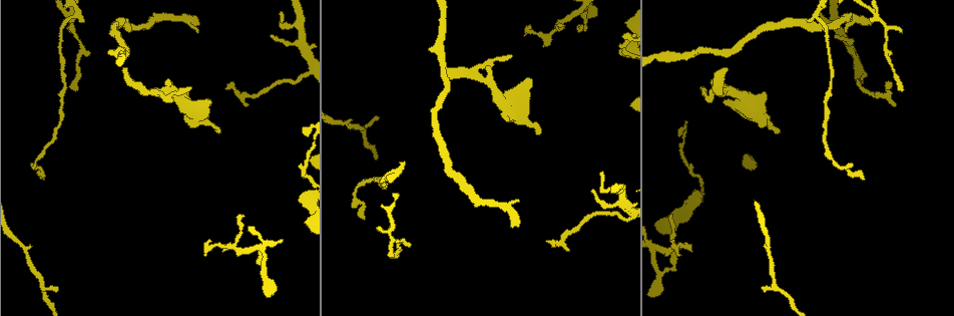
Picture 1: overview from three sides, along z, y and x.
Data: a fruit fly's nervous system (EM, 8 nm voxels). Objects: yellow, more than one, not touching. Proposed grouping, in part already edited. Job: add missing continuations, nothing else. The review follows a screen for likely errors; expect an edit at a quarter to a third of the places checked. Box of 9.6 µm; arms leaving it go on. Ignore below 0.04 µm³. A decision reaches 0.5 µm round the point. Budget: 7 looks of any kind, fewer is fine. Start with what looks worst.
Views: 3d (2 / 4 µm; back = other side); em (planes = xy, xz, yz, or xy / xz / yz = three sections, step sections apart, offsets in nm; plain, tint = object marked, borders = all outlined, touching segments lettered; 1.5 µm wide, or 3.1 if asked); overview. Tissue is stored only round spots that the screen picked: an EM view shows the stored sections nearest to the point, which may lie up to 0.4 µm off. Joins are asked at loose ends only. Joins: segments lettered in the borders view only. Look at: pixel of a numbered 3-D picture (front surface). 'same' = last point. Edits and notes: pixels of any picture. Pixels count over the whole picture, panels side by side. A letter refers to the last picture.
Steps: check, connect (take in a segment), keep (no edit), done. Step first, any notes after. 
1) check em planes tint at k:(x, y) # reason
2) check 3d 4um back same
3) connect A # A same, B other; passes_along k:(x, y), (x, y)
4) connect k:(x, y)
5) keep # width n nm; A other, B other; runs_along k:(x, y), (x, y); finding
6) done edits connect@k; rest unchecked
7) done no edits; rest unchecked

check em xy step 8 tint at 1:(564, 26)

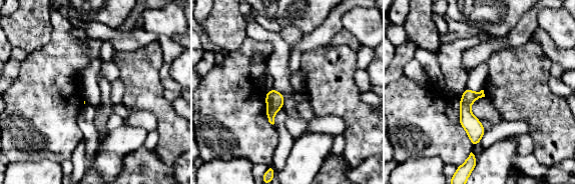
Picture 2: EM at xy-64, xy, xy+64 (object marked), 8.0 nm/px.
check em xy step 8 borders same # what lies round it

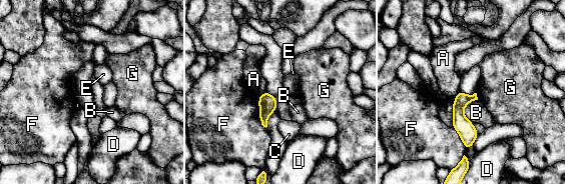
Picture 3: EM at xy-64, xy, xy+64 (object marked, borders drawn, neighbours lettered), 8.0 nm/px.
keep # width 110 nm; longest_contact F 260 nm; A other, B other, C other, D other, E other, F other, G other; none of them fits

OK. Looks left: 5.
check em planes borders at 1:(197, 24) # branch stops here

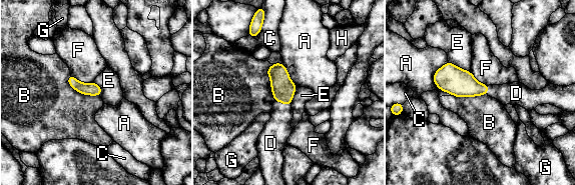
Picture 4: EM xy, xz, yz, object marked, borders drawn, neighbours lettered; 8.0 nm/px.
connect D # A other, B other, C other, D same, E other, F other, G other, H other; passes_along 4:(282, 88), (282, 103), (277, 129); the neuron continues

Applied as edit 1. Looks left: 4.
check 3d 2um at 1:(226, 89) # free end

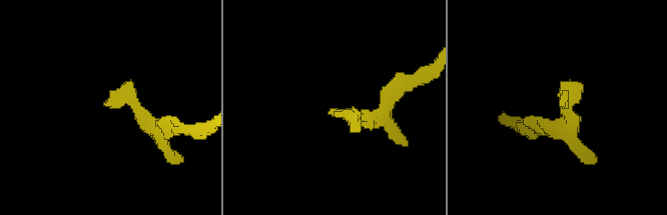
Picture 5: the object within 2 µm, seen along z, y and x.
check em planes plain at 5:(332, 110) # need the tissue

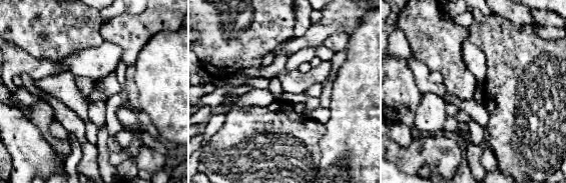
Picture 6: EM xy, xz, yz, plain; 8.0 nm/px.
check em planes borders same

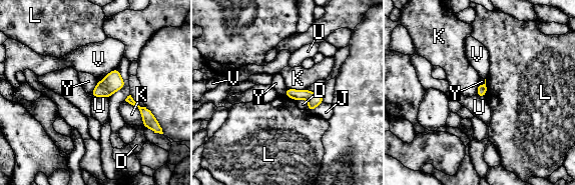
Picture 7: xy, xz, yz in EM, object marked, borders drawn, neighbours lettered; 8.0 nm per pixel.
keep # D other, J other, K other, L other, U other, V other, Y other; none of them fits

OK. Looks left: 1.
done edits connect@4; rest unchecked

